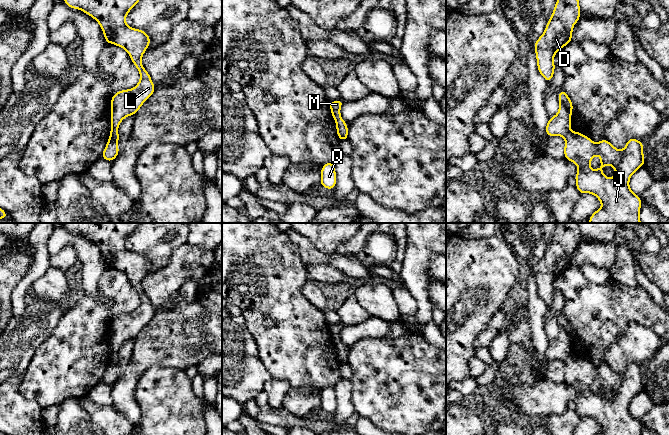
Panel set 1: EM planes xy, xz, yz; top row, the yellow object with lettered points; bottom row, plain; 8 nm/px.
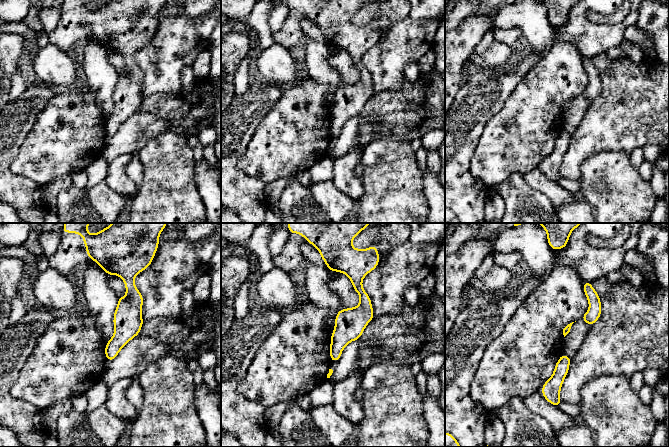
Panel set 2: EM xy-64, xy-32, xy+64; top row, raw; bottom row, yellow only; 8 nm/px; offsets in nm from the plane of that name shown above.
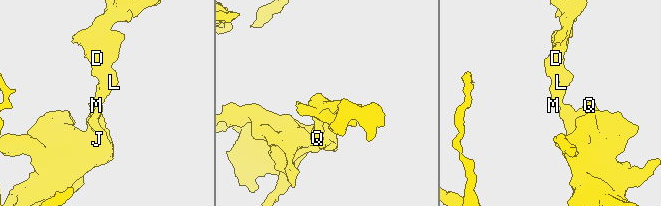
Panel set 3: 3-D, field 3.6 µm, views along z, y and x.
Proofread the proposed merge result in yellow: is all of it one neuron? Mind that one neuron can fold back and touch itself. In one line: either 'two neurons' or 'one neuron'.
one neuron

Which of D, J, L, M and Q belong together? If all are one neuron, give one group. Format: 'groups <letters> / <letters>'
groups D J L M Q

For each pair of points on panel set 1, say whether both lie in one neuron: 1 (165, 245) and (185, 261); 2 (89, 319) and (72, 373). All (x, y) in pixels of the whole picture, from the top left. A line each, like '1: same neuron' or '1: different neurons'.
1: different neurons
2: same neuron

